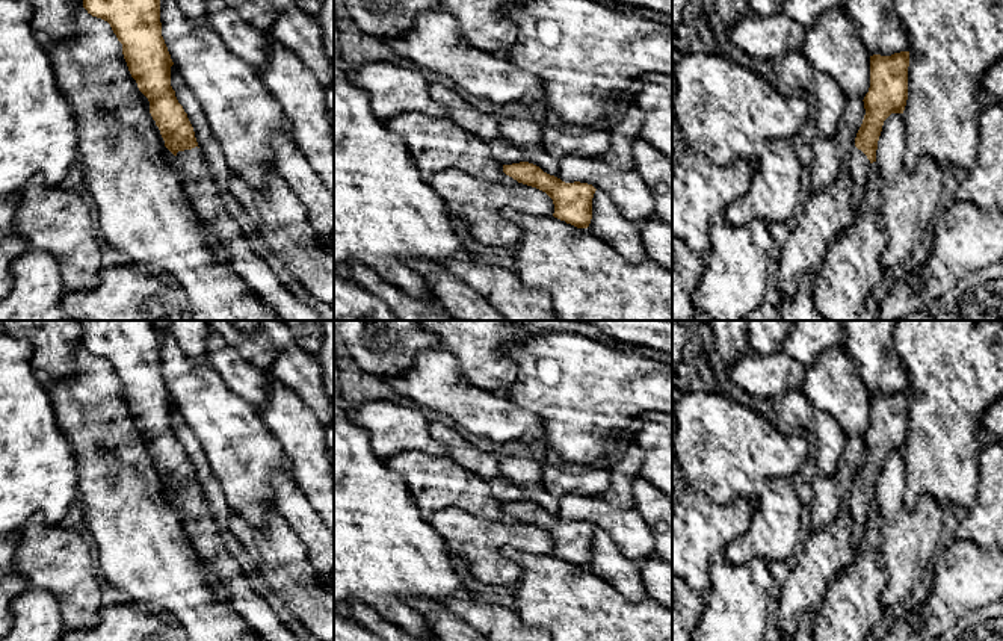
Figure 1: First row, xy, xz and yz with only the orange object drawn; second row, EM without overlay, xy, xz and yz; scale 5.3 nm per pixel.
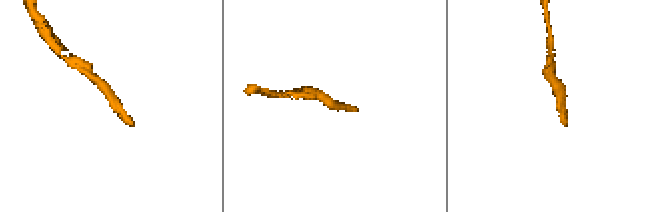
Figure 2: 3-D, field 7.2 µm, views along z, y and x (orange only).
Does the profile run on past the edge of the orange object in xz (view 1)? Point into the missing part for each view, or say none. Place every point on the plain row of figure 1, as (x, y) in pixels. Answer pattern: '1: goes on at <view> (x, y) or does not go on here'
1: does not go on here

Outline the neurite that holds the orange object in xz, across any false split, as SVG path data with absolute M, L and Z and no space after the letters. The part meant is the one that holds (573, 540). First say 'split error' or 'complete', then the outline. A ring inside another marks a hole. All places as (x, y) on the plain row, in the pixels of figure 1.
complete; M529 500L503 503L503 511L518 522L545 531L553 538L554 556L577 567L589 565L592 558L592 537L597 529L592 523L580 520L565 522Z

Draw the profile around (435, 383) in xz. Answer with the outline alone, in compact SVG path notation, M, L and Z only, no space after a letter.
M449 351L420 352L409 370L379 379L432 417L450 417L470 434L497 443L544 441L542 422L532 410L471 384Z

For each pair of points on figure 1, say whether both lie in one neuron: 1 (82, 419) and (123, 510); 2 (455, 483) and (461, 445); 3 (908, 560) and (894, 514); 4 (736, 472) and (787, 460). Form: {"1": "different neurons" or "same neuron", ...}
{"1": "same neuron", "2": "different neurons", "3": "same neuron", "4": "same neuron"}

